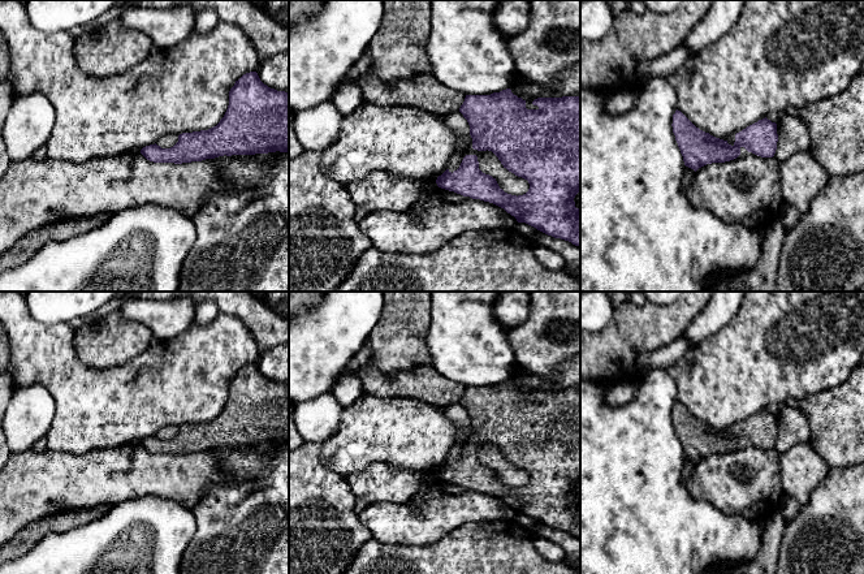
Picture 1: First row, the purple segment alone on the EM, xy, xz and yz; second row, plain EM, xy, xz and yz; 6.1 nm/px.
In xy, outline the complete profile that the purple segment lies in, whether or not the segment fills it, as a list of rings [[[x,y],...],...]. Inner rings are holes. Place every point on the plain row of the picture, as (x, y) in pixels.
[[[250,363],[230,380],[228,401],[216,418],[182,424],[170,440],[146,437],[141,445],[154,454],[182,456],[276,443],[289,443],[289,384],[268,379]]]

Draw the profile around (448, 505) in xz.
[[[439,479],[422,506],[377,502],[360,514],[360,523],[380,543],[429,545],[467,522],[515,521],[518,513],[504,500]]]

